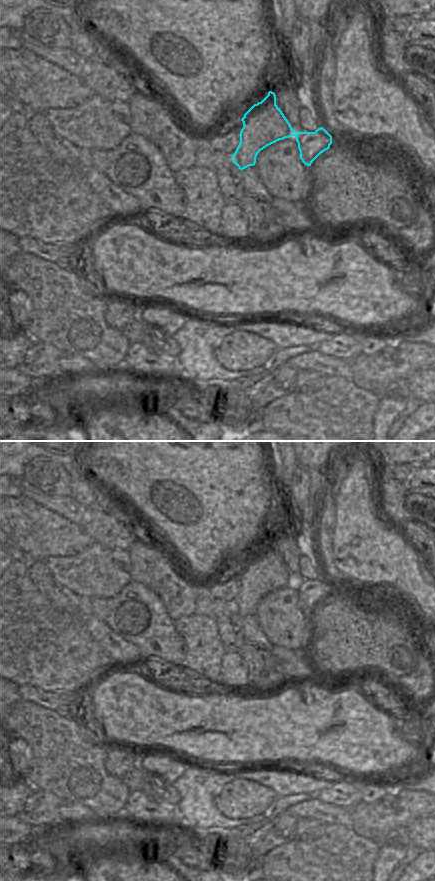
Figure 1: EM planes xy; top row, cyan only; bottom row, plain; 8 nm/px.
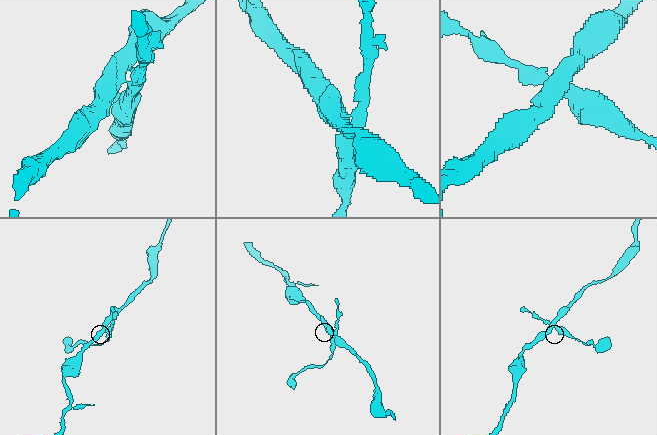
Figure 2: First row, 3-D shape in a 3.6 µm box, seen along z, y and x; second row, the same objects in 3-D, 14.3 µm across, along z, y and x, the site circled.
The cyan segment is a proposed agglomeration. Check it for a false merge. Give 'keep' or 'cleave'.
cleave

